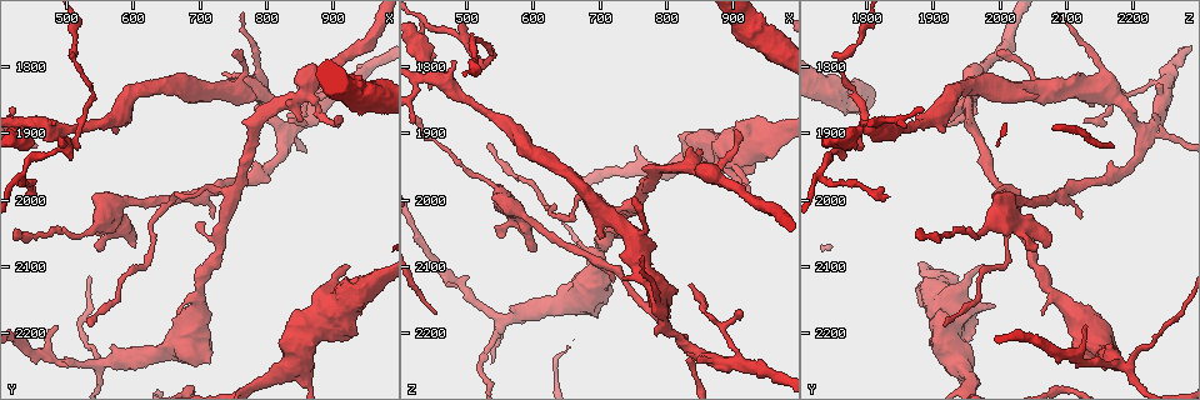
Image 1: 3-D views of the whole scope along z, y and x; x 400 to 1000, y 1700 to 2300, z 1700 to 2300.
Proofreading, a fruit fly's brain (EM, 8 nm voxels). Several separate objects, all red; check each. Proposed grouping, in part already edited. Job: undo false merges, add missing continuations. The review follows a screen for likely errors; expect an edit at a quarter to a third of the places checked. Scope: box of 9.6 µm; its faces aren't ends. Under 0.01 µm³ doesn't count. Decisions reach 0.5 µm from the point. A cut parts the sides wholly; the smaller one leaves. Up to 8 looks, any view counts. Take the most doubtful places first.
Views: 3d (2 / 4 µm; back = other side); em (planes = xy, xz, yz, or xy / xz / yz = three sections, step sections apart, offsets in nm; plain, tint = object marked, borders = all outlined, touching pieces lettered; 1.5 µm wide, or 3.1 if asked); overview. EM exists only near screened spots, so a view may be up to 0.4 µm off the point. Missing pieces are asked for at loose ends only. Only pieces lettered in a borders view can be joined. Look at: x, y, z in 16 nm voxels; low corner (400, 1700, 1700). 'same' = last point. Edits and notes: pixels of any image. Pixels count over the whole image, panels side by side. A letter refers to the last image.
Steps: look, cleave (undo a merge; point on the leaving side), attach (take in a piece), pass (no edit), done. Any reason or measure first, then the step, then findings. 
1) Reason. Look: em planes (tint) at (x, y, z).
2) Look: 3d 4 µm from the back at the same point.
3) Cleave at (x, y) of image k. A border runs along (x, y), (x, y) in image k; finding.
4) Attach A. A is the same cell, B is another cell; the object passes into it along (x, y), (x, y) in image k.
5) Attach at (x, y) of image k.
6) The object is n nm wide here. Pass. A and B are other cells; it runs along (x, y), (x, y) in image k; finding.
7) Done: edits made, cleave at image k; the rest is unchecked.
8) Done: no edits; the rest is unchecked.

An open end. Look: 3d 2 µm at (915, 2095, 1975).

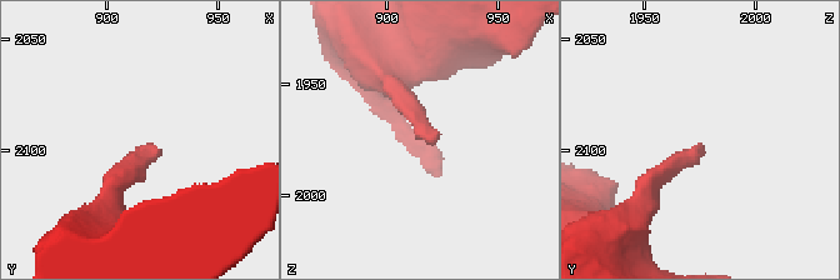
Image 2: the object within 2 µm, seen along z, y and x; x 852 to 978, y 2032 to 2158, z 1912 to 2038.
Look: em planes (borders) at (922, 2098, 1977).

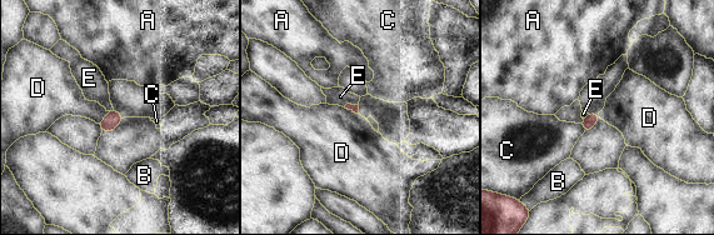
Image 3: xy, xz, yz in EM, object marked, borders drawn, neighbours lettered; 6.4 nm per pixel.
The longest contact is with D, 110 nm. Pass. A, B, C, D and E are other cells; a border runs along (344, 106), (358, 114) in image 3; no lettered piece goes on from it.

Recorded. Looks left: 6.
An open end. Look: 3d 4 µm at (545, 2075, 2045).

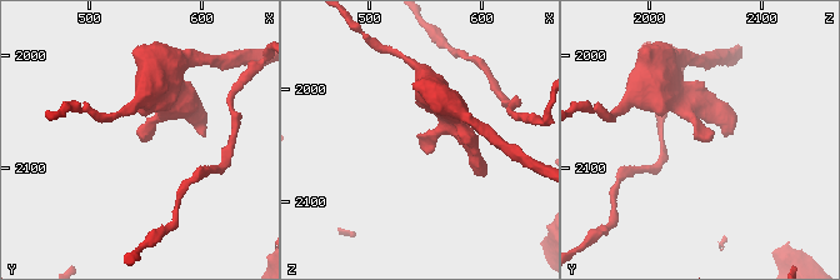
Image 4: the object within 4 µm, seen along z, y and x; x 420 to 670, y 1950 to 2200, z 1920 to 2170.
Look: em planes (tint) at (546, 2076, 2048).

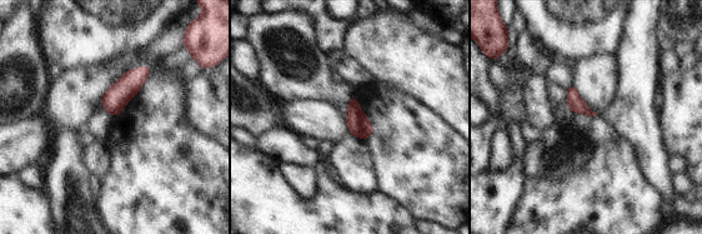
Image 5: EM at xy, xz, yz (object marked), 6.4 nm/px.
See the neighbours. Look: em planes (borders) at the same point.

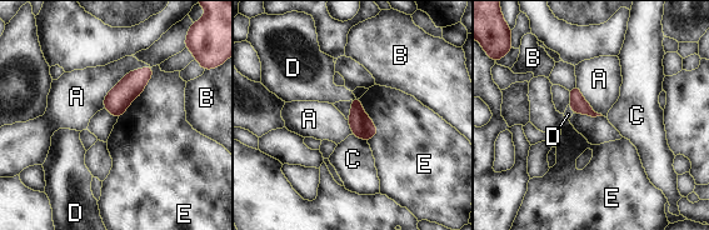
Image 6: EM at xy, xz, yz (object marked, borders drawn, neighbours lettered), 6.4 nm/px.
The longest contact is with E, 420 nm. Pass. A, B, C, D and E are other cells; a border runs along (149, 65), (130, 70), (103, 108) in image 6; no lettered piece goes on from it.

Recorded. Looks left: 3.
Tapers out. Look: 3d 2 µm at (750, 1780, 1995).

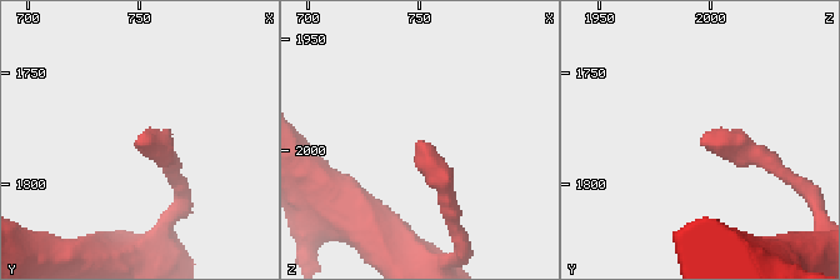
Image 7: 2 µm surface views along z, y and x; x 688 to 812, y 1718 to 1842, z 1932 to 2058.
Shape alone is not enough. Look: em planes (borders) at (749, 1781, 1996).

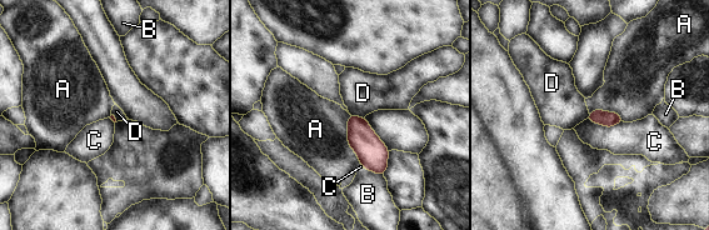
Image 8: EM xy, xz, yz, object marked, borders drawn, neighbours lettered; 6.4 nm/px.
Pass. A, B, C and D are other cells; a border runs along (587, 119), (605, 126), (623, 121) in image 8; none of them fits.

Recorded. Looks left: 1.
Done: no edits; the rest is unchecked.

